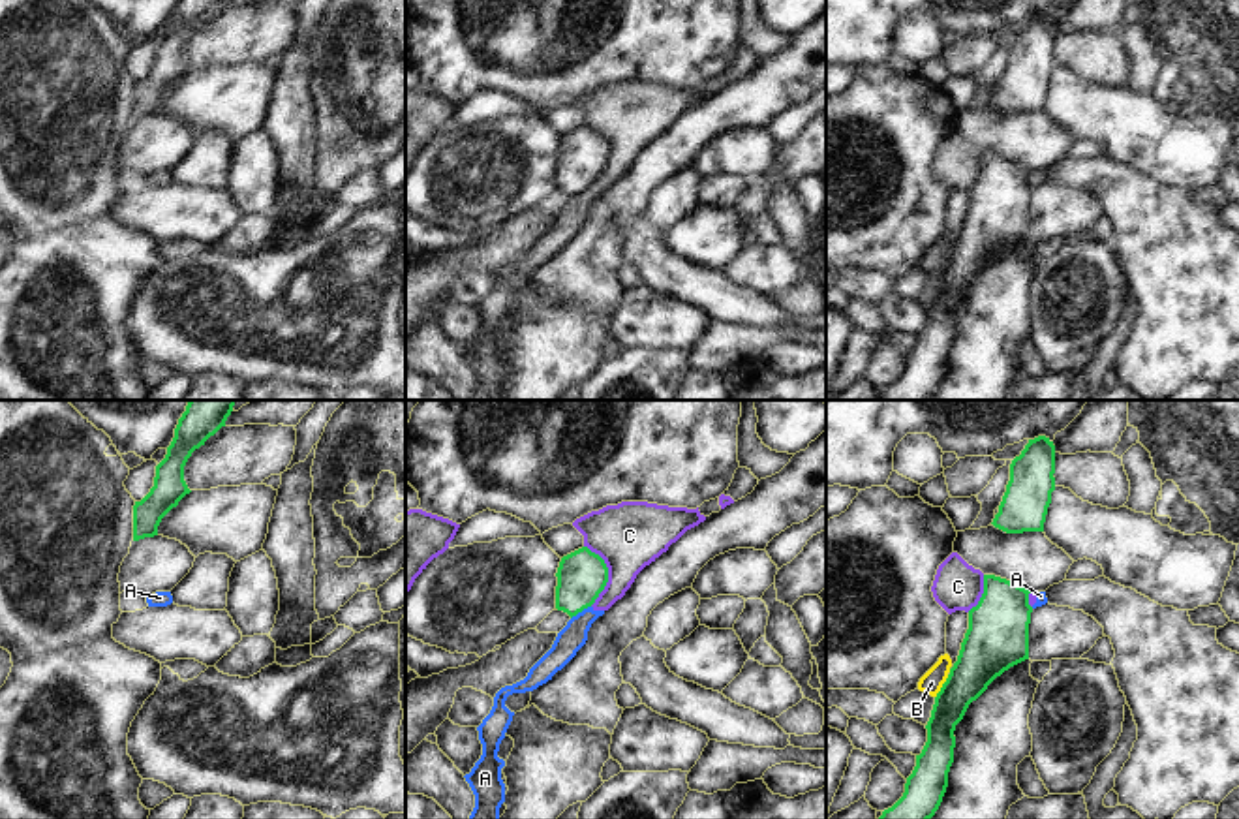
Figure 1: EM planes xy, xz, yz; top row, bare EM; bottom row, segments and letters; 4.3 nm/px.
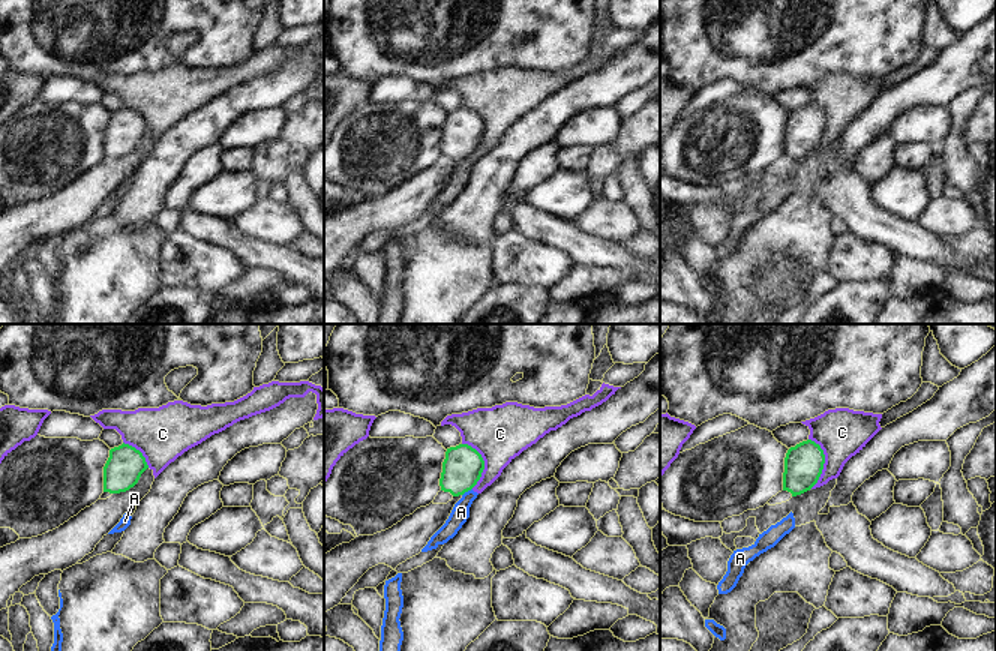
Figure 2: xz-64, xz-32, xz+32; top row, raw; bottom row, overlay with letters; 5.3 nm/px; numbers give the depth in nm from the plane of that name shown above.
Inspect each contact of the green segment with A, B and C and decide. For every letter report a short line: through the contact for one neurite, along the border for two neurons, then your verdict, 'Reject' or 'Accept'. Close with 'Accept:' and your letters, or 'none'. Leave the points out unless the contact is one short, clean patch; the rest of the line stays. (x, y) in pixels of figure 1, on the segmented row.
A: Line: xz (590, 605), (571, 618). Reject
B: Line: yz (948, 675), (935, 697). Reject
C: Line: xz (584, 545), (607, 568), (607, 585), (590, 605). Reject
Accept: none.

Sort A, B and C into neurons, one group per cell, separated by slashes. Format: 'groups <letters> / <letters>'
groups A C / B

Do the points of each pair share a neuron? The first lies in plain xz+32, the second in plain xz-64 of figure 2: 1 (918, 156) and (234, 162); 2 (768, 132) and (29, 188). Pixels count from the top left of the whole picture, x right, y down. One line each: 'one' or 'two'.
1: one
2: one

